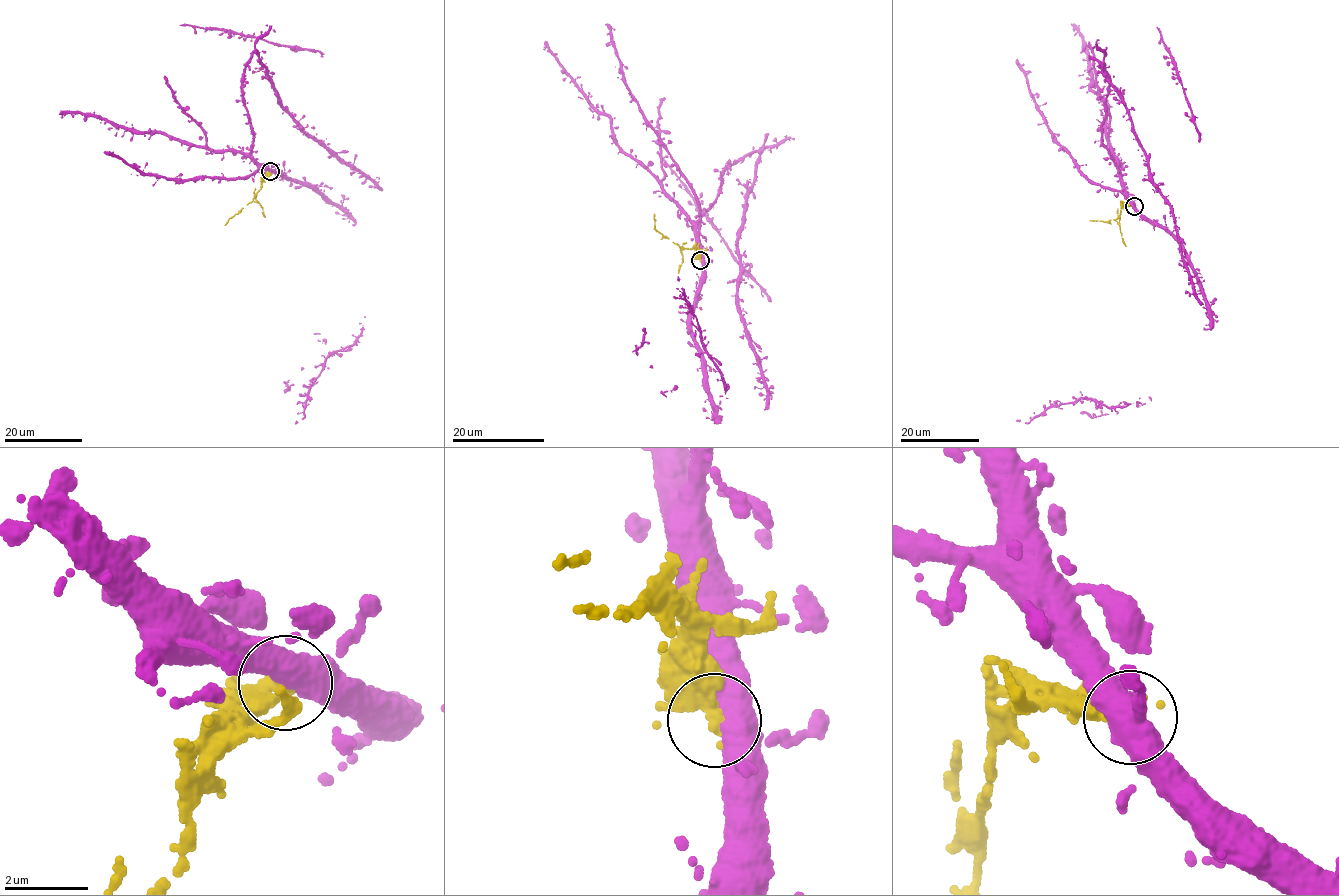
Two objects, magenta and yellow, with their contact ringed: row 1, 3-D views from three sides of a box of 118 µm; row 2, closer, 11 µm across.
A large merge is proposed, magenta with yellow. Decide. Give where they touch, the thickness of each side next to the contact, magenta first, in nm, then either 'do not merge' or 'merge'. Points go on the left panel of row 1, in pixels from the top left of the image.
at (270, 171); 420 nm thick on the magenta side, 480 nm on the other; do not merge

